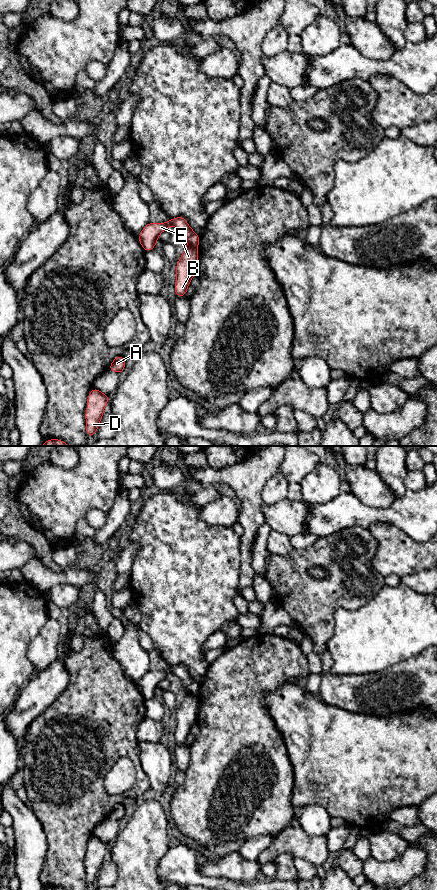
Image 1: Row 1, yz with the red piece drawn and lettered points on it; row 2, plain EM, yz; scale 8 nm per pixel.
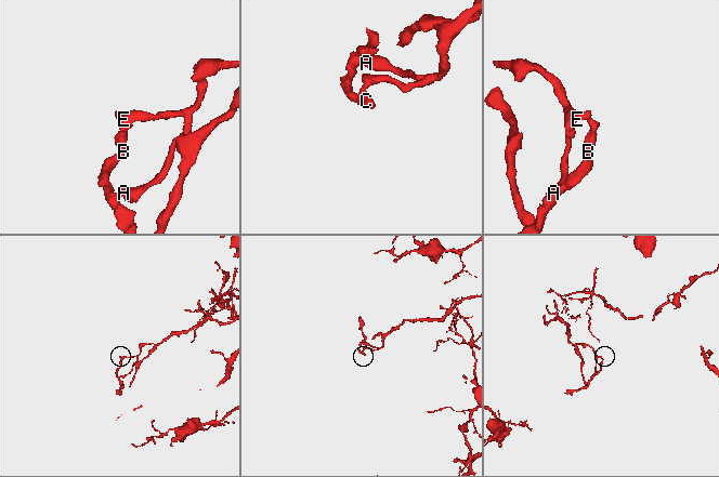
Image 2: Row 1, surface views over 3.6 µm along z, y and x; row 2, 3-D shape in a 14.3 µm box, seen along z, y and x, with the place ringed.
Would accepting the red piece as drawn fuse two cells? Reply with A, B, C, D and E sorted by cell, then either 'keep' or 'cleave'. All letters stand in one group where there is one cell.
A E / B C D | cleave

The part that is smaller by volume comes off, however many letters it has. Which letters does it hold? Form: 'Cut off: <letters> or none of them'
Cut off: B, C, D

